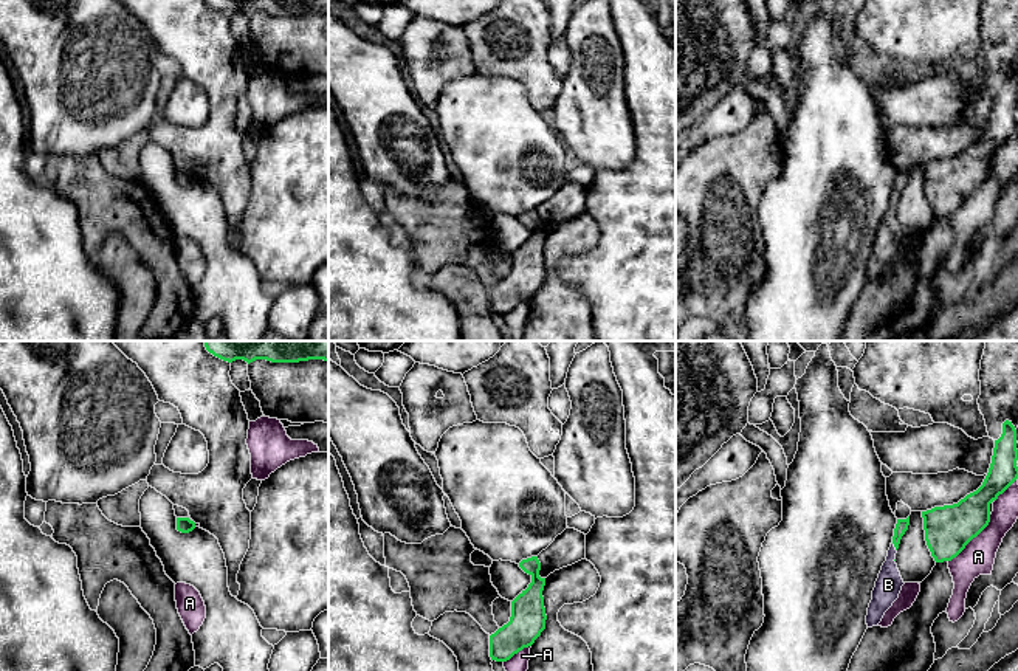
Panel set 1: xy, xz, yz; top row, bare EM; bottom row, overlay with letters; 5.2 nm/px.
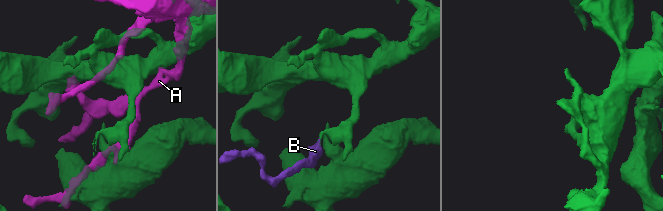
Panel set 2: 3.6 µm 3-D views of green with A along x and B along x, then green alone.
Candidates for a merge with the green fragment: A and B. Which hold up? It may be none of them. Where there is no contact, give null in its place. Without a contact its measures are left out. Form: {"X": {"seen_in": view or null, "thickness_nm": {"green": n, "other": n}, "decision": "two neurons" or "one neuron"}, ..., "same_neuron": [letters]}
{"A": {"seen_in": "yz", "thickness_nm": {"green": 240, "other": 170}, "decision": "two neurons"}, "B": {"seen_in": "yz", "thickness_nm": {"green": 60, "other": 140}, "decision": "one neuron"}, "same_neuron": ["B"]}

